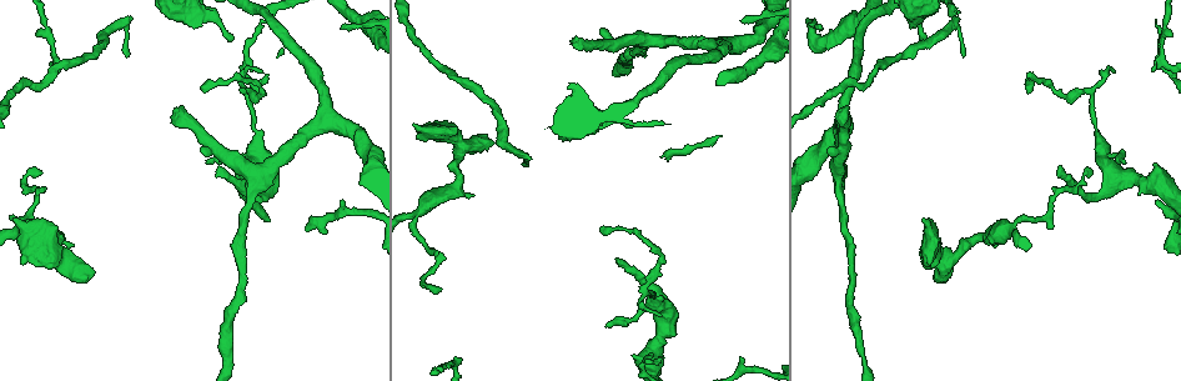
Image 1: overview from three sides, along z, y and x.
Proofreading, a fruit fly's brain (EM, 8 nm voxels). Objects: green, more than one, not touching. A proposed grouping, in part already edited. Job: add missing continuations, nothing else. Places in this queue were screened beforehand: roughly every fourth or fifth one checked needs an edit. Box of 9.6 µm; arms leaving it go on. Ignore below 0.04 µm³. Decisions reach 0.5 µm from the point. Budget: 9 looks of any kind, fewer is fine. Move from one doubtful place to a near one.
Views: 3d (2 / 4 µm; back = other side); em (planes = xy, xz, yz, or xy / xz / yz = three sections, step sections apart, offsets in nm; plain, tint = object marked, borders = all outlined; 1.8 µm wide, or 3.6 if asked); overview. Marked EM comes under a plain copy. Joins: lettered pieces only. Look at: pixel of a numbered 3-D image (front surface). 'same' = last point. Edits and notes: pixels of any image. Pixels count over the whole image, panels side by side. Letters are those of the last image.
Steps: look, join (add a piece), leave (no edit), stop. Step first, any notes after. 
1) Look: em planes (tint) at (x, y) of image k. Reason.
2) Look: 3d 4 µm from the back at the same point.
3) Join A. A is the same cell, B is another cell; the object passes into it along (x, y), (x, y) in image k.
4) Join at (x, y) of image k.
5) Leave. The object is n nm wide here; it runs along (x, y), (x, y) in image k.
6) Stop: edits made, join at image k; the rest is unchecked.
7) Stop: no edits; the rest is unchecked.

Look: 3d 4 µm at (91, 276) of image 1. Thick end.

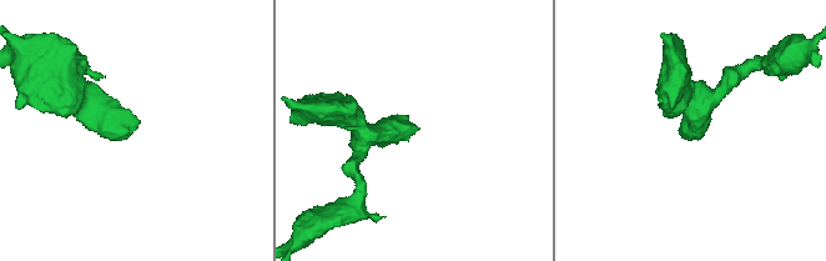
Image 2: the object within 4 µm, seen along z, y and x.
Look: em yz step 8 (borders) at (136, 126) of image 2. Need the tissue.

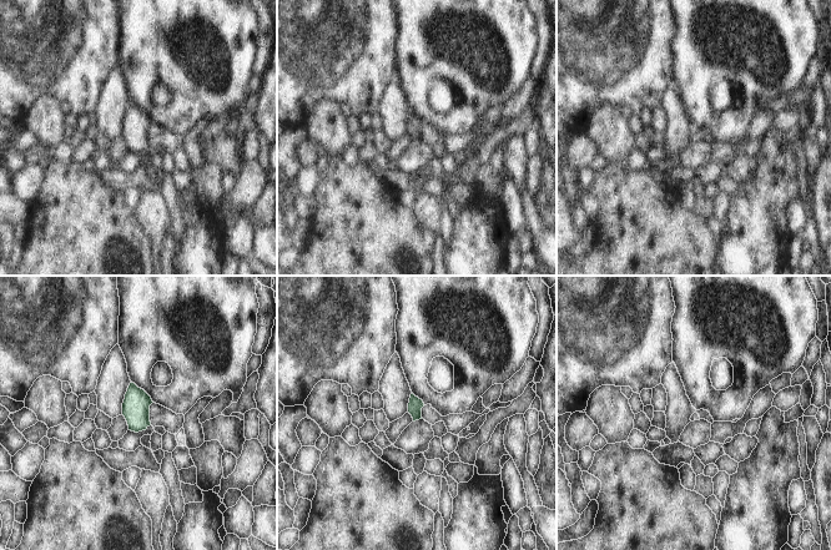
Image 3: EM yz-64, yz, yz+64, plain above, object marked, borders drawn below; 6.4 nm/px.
Look: em xz step 16 (borders) at the same point.

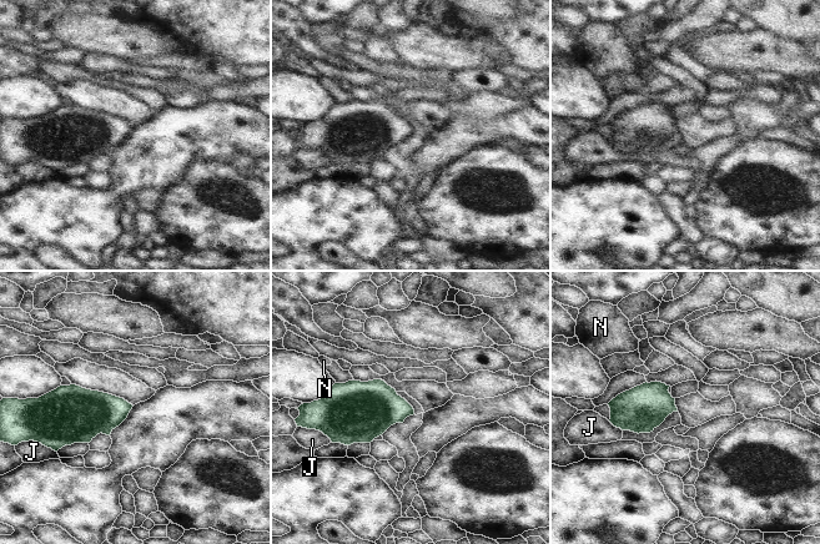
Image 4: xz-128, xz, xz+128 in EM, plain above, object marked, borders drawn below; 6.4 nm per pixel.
Leave. The longest contact is with J, 120 nm; J and N are other cells; a border runs along (608, 421), (622, 431) in image 4; no lettered piece goes on from it.

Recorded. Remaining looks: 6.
Look: em xz step 16 (borders) at (923, 217) of image 1. An open end.

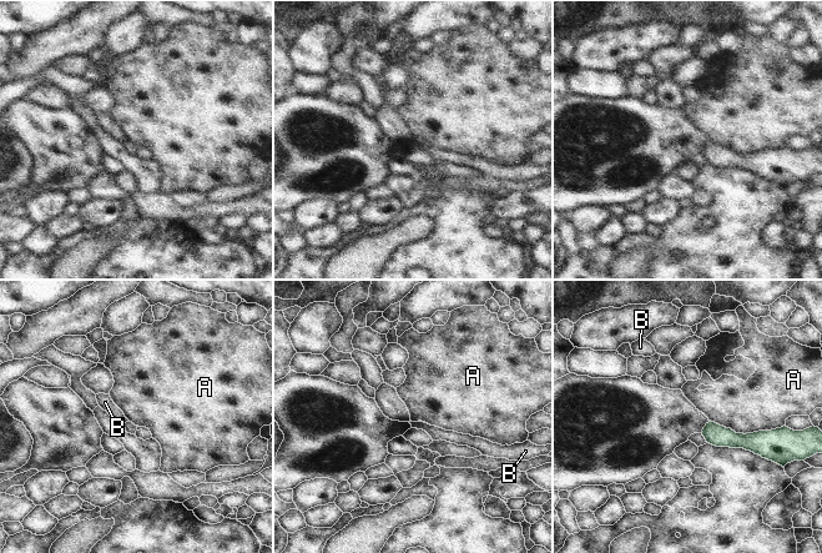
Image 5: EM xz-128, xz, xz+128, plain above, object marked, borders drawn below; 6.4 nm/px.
Look: em planes (borders) at the same point. Cut it another way.

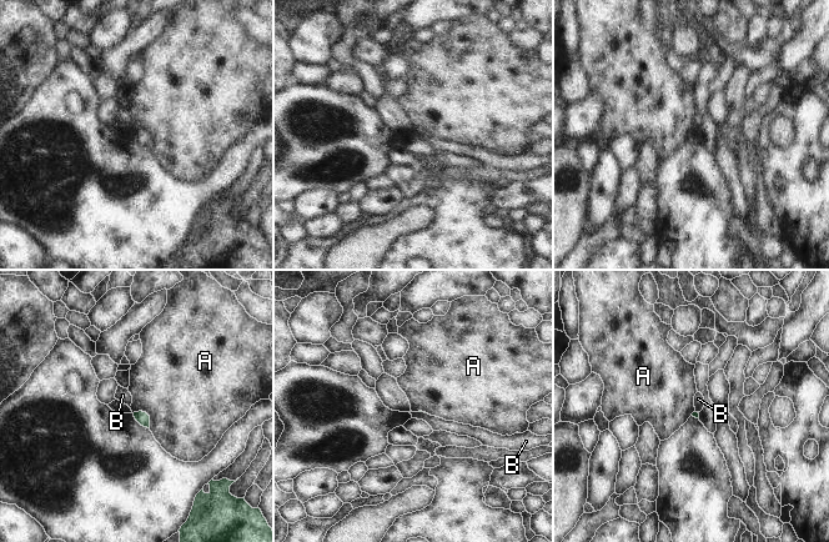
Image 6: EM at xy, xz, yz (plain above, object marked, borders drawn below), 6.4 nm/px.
Leave. The longest contact is with A, 150 nm; A and B are other cells; a border runs along (132, 412), (145, 412), (150, 426) in image 6; no lettered piece goes on from it.

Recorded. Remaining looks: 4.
Look: em xz step 8 (borders) at (216, 175) of image 1. Free end.

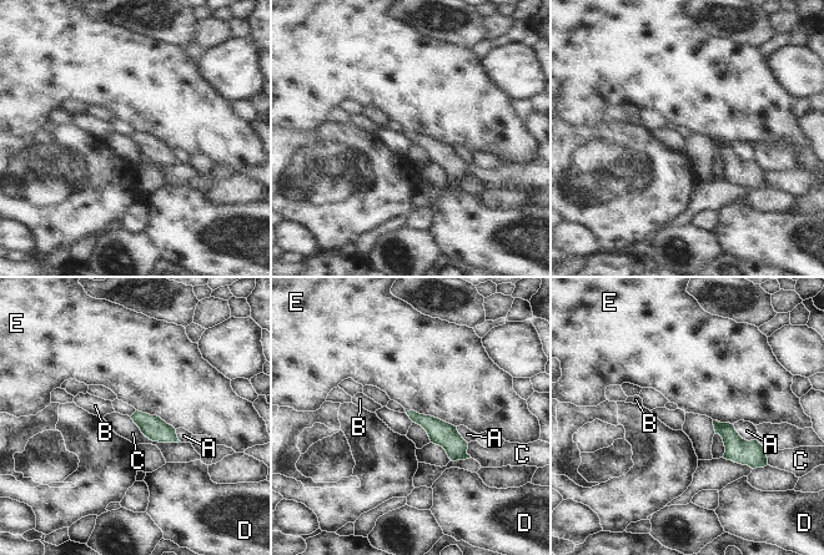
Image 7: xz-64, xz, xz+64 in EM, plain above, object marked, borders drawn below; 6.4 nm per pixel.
Look: em yz step 4 (borders) at the same point.

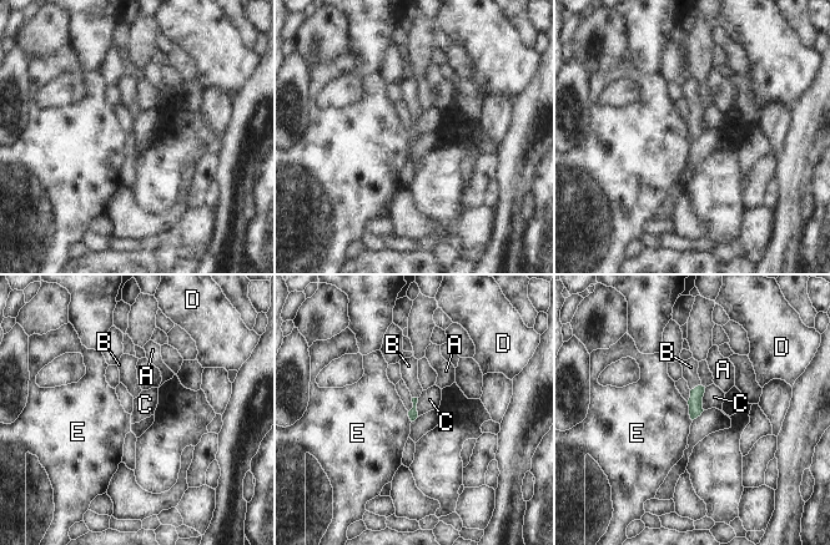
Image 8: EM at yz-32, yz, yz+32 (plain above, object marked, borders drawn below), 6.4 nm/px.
Join B. B is the same cell, A, C, D and E are other cells; the object passes into it along (695, 402), (695, 387), (690, 367) in image 8; it goes on there.

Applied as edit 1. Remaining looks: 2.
Stop: edits made, join at image 8; the rest is unchecked.

